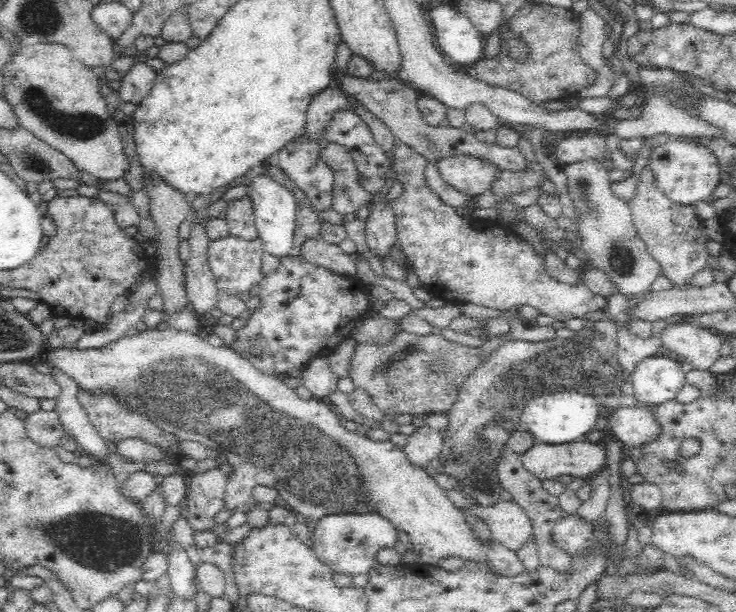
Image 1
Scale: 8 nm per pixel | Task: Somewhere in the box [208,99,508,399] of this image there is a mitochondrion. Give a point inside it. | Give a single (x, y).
(391, 363)

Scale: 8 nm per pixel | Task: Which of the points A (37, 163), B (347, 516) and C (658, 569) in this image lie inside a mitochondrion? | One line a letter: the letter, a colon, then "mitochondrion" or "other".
A: mitochondrion
B: mitochondrion
C: other

